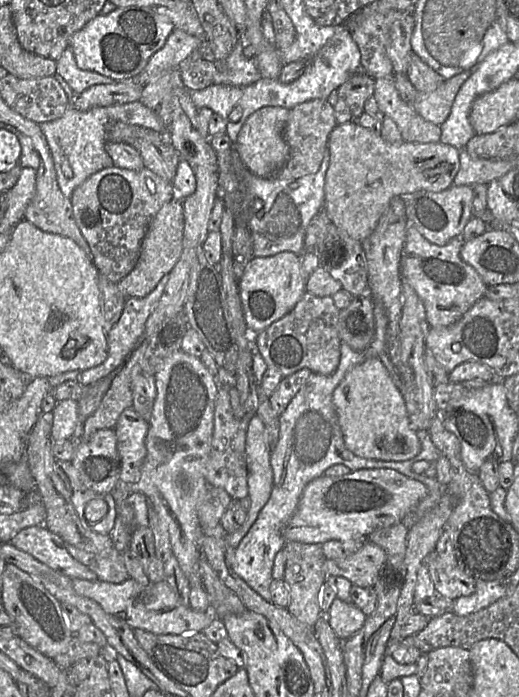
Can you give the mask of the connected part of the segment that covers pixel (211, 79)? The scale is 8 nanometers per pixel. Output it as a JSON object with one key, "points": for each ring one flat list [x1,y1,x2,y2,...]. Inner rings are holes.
{"points":[[200,49,183,60,178,69,184,87,190,92,203,90,216,82,218,65,201,57]]}

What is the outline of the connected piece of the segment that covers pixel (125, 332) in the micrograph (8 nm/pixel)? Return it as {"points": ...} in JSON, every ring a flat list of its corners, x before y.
{"points":[[165,276,161,279,157,287,148,295,144,297,128,298,126,300,120,319,107,331,107,358,100,365,84,371,79,371,77,381,83,385,91,385,100,382,126,360,131,349,136,346,138,339,143,335,146,322,153,313,156,301,160,301,167,281,168,276]]}

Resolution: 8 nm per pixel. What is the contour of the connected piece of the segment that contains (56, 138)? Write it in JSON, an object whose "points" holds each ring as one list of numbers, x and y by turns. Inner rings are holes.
{"points":[[70,107,59,119,40,124,53,159,57,183,65,197,70,198,74,190,92,174,107,167,115,167,104,149,108,122,106,107,95,107,87,111]]}

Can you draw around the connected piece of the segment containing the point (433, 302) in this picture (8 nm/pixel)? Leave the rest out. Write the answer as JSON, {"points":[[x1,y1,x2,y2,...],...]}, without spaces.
{"points":[[414,226,407,227,401,273,422,300,430,327,455,323,475,302,485,296,488,285,475,268,460,256,460,249,465,242,460,237,455,237,445,245,436,245]]}

